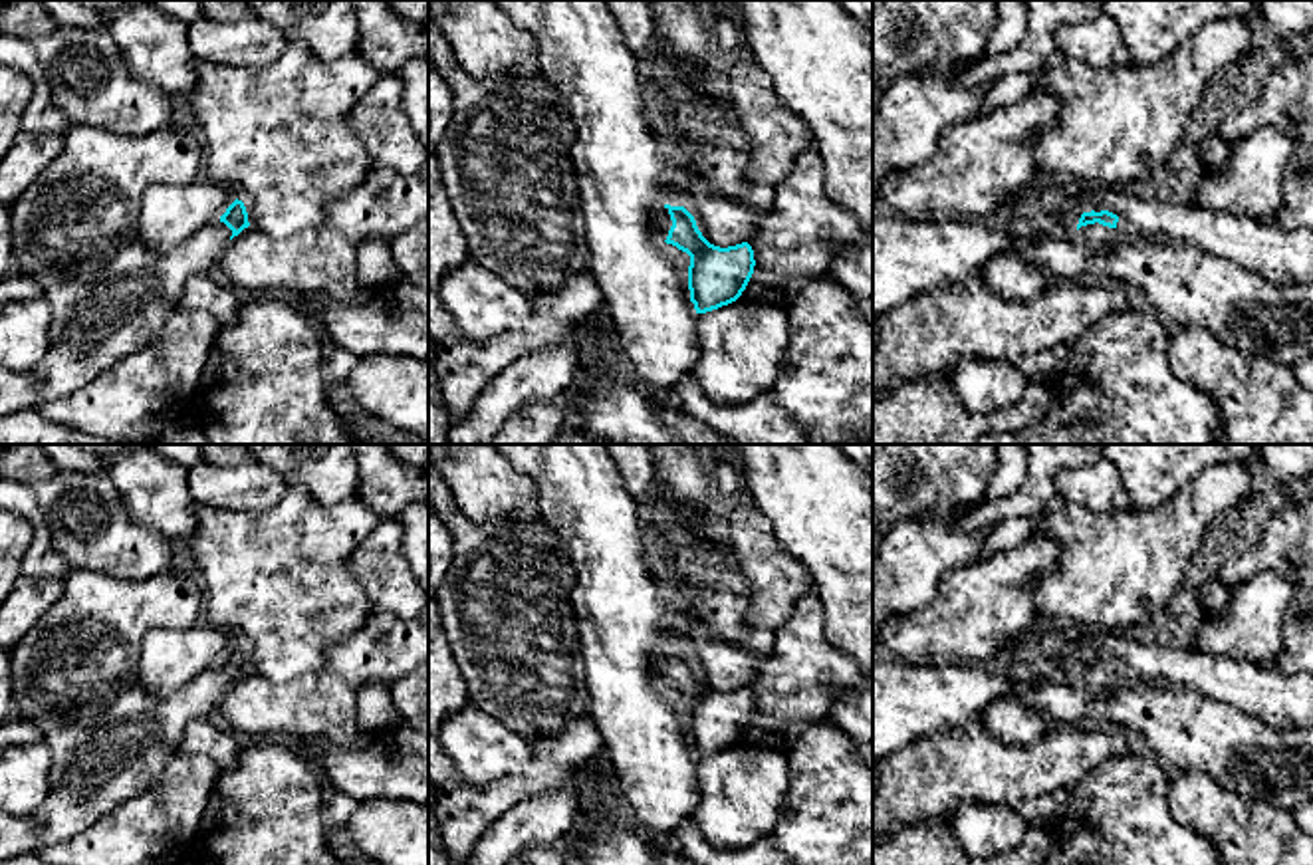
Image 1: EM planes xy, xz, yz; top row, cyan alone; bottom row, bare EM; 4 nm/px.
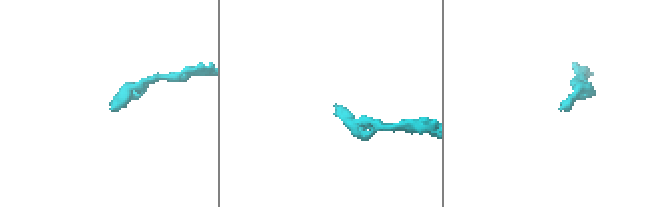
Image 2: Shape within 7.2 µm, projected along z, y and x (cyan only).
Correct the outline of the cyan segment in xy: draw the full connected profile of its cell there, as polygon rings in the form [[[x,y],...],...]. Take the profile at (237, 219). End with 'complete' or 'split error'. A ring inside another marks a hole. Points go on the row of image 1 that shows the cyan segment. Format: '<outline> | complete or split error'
[[[236,198],[216,222],[167,254],[157,254],[133,238],[101,268],[42,284],[40,294],[52,309],[50,349],[30,371],[16,373],[0,367],[0,417],[71,395],[117,361],[153,343],[180,308],[186,282],[218,264],[228,242],[248,226],[246,206]]] | split error

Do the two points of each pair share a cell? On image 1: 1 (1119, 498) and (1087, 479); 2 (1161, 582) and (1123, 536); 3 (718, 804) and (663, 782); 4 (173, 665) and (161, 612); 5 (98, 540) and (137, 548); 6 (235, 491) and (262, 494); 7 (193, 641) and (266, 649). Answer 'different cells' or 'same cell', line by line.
1: same cell
2: same cell
3: different cells
4: different cells
5: same cell
6: same cell
7: different cells

